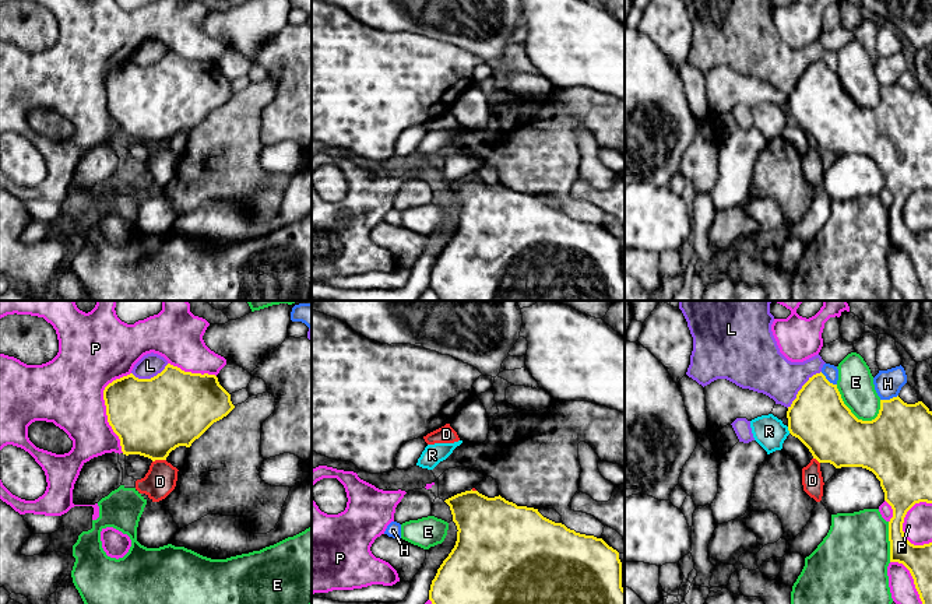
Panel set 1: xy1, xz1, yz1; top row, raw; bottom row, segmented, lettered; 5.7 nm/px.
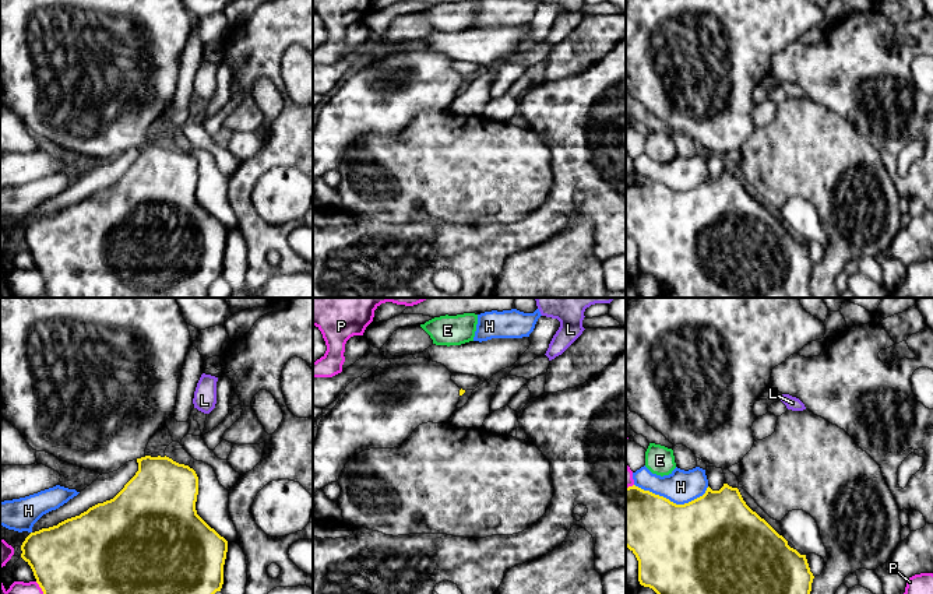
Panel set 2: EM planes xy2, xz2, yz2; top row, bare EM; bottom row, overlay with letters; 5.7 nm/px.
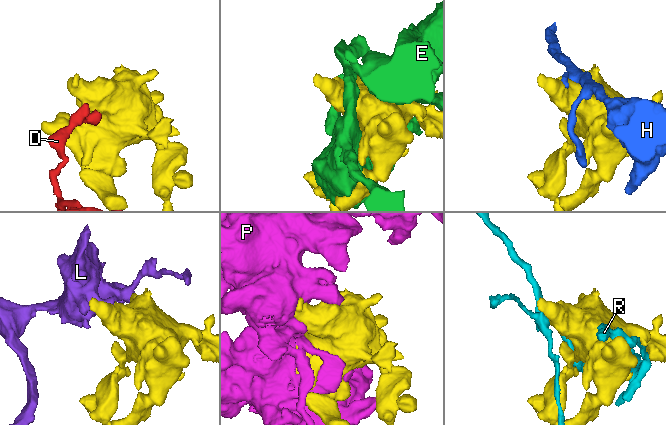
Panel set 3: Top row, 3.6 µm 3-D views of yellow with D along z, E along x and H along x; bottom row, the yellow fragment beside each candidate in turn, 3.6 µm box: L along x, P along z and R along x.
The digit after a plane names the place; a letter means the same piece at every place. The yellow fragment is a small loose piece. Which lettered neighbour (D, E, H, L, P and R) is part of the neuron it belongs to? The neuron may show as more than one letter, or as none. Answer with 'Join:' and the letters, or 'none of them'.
Join: none of them

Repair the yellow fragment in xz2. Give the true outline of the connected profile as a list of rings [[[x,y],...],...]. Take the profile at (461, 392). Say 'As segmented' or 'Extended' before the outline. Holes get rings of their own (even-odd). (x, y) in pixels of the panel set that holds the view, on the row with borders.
Extended. [[[404,355],[390,359],[388,369],[379,366],[370,377],[358,377],[341,394],[334,410],[323,416],[313,443],[313,496],[331,482],[338,482],[345,464],[370,449],[401,446],[422,423],[447,423],[465,390],[451,380],[451,372],[426,358]]]

